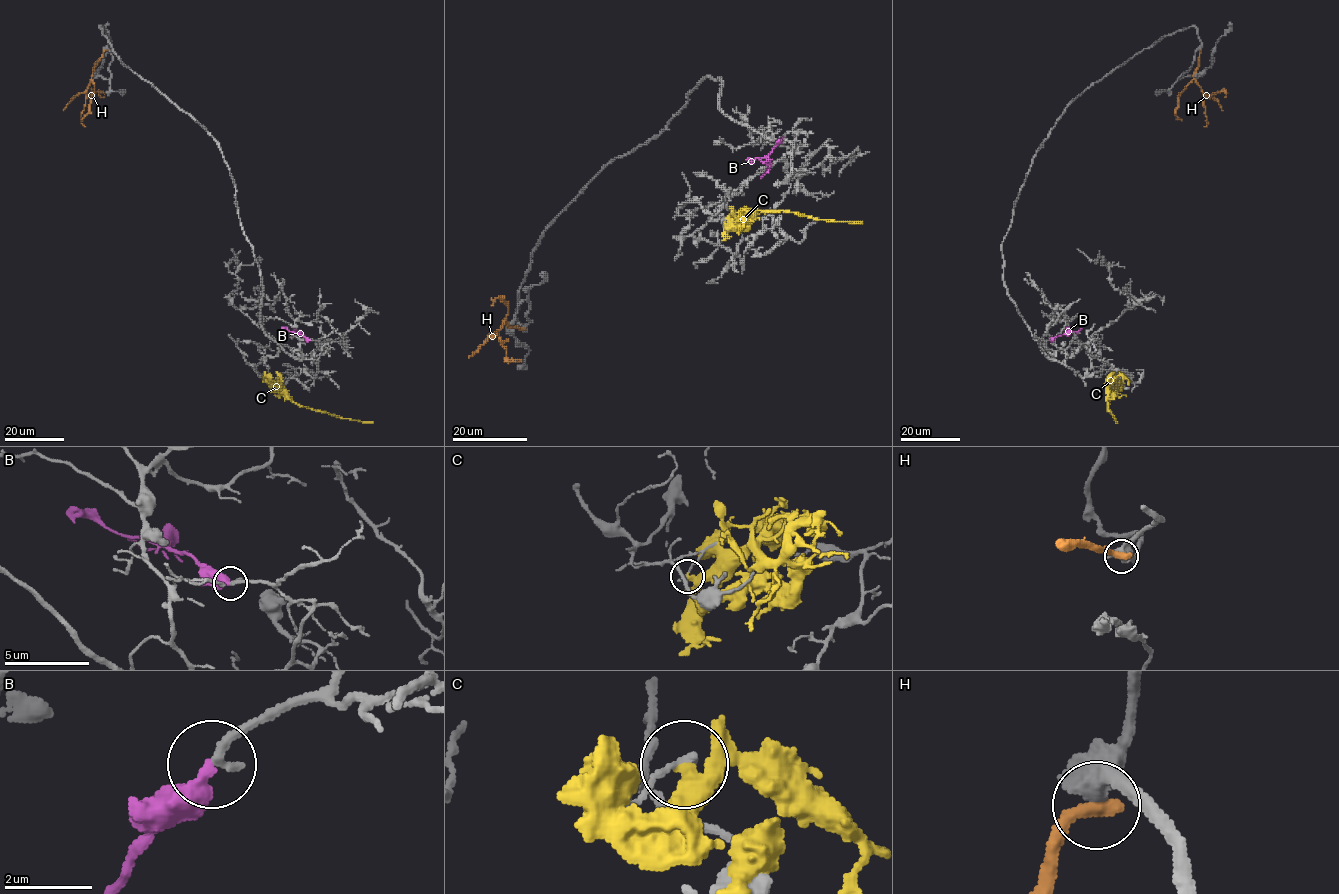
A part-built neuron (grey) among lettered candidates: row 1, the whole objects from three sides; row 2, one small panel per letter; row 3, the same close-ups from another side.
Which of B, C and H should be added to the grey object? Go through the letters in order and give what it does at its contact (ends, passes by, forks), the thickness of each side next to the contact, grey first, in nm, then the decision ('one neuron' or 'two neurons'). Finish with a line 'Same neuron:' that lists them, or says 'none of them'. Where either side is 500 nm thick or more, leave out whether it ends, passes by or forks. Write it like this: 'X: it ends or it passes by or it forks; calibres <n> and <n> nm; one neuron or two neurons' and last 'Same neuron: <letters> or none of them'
B: it ends; calibres 240 and 400 nm; one neuron
C: it passes by; calibres 170 and 280 nm; two neurons
H: it ends; calibres 460 and 400 nm; two neurons
Same neuron: B

